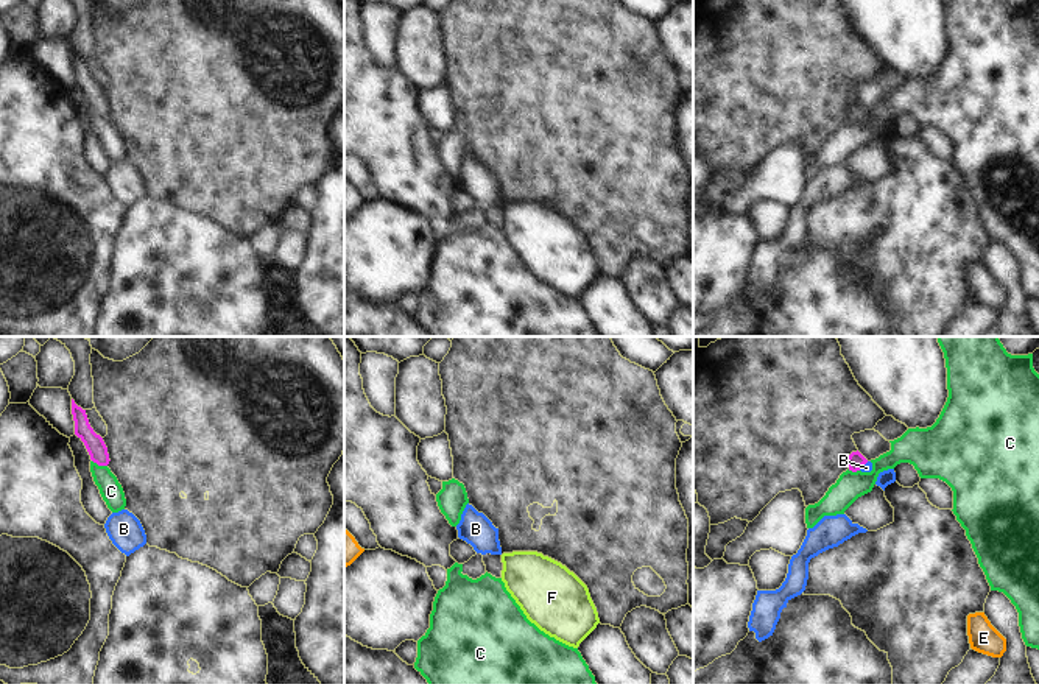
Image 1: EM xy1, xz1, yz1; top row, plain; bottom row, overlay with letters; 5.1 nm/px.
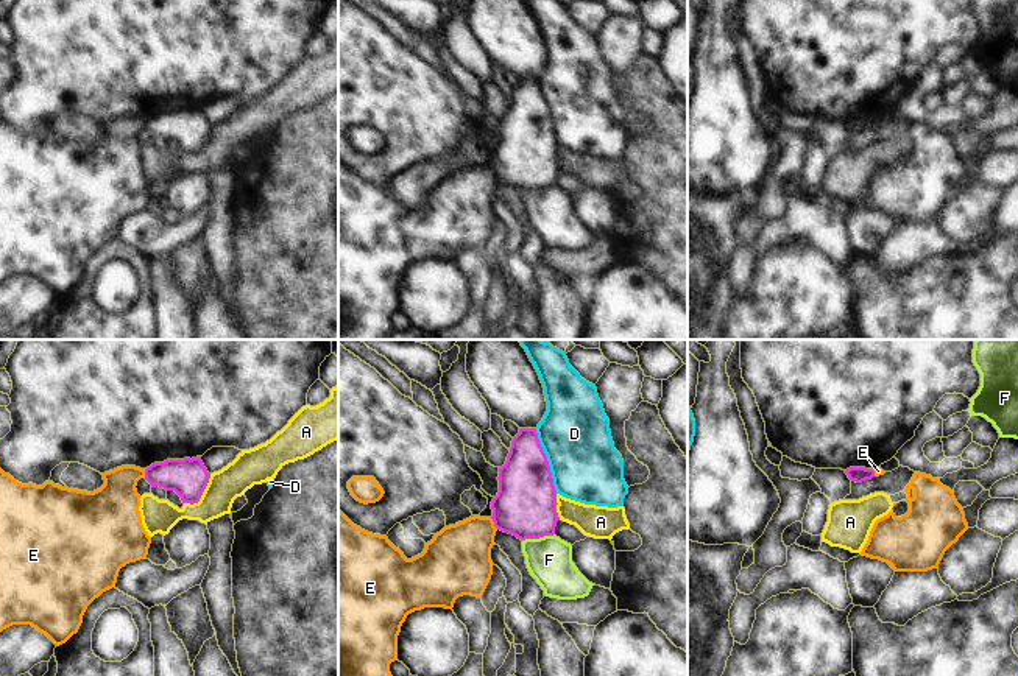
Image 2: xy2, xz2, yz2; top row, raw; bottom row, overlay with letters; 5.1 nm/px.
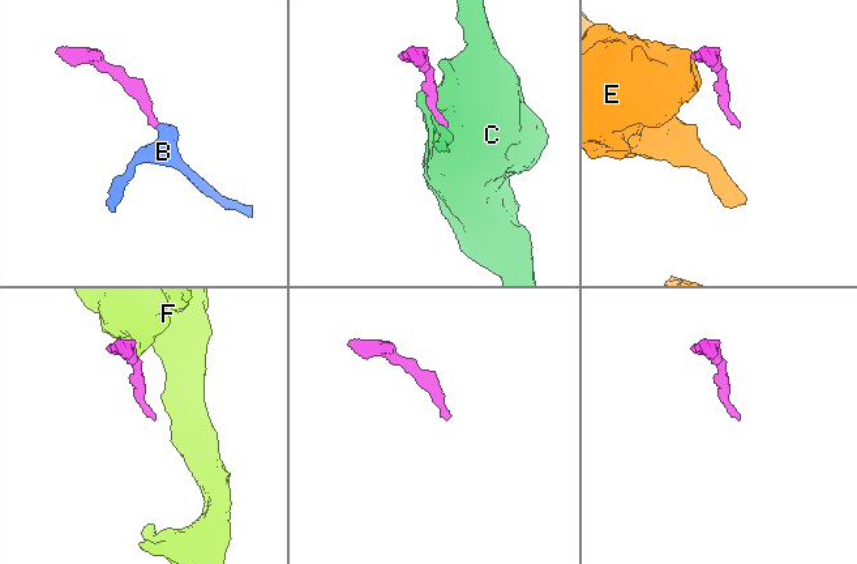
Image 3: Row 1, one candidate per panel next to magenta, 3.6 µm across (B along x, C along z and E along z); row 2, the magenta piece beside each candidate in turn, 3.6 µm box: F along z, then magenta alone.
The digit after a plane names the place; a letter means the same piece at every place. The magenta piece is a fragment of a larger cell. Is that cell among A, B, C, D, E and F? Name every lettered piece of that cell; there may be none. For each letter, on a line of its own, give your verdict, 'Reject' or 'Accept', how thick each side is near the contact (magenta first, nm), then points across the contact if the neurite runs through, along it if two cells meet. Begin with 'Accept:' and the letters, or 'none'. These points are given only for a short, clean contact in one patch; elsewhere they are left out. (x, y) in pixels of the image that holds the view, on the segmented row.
Accept: B
A: Reject. Thickness 190 nm (magenta) against 180 nm. Boundary: xy2 (211, 474), (201, 497), (197, 502), (184, 503)
B: Accept. Thickness 90 nm (magenta) against 50 nm. Path across: yz1 (855, 460), (863, 463), (866, 468)
C: Reject. Thickness 100 nm (magenta) against 120 nm. Boundary: xy1 (92, 460), (106, 466)
D: Reject. Thickness 320 nm (magenta) against 360 nm. Boundary: xz2 (535, 430), (557, 492)
E: Reject. Thickness 320 nm (magenta) against 320 nm. Boundary: xz2 (490, 517), (498, 528)
F: Reject. Thickness 320 nm (magenta) against 240 nm. Boundary: xz2 (554, 533), (523, 541)

